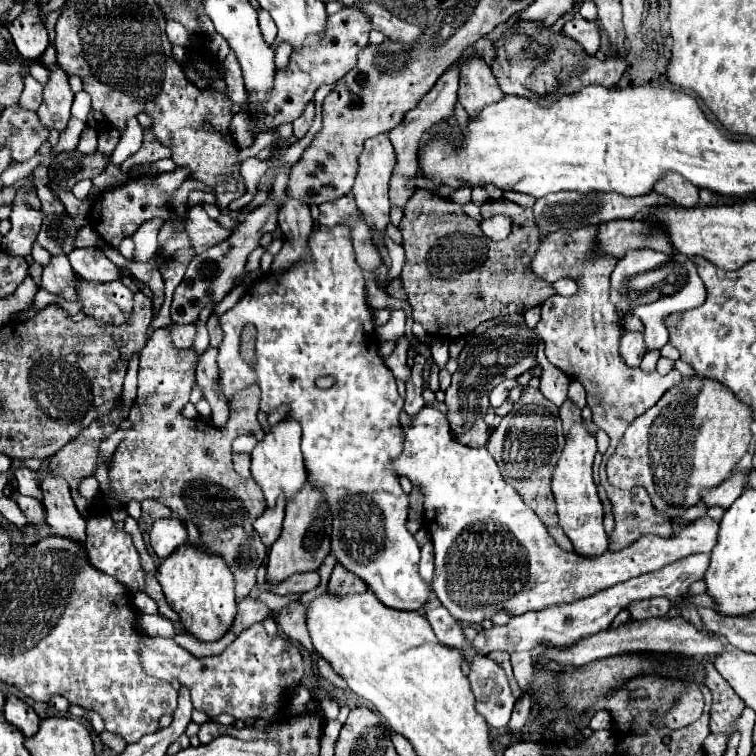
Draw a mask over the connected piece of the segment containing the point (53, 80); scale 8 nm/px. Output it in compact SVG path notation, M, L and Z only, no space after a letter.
M55 67L51 71L49 83L43 87L43 103L37 109L39 121L49 131L59 131L67 127L71 119L71 103L73 103L73 91L69 89L67 75L61 67Z

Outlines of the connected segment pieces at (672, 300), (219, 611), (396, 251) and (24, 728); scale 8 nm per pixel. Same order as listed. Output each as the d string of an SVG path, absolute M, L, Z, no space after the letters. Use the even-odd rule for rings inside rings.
M631 249L625 253L625 257L617 263L615 271L611 273L611 301L619 311L627 311L637 315L645 325L645 343L647 349L661 349L669 341L669 331L665 327L665 317L669 317L675 311L687 311L697 305L705 303L705 285L701 277L697 275L697 265L693 259L681 253L665 255L665 253L653 251L653 249ZM665 267L665 279L657 281L653 287L643 289L635 285L635 277L657 271Z
M187 541L173 555L169 555L167 559L161 561L161 565L157 569L157 581L163 587L167 603L181 615L183 627L189 633L193 633L201 641L215 641L215 639L225 635L225 631L229 629L229 625L233 623L233 617L237 613L237 601L235 601L235 579L233 579L233 573L229 571L229 565L227 565L227 561L221 555L211 555L209 549L205 549L205 545L201 541L197 545Z
M393 243L393 245L387 245L387 249L389 249L389 257L391 257L391 269L389 269L389 277L385 279L385 285L401 275L401 269L405 263L405 249L401 245Z
M7 695L7 703L5 703L5 719L15 725L25 737L31 737L37 733L39 729L39 715L33 711L33 707L29 707L23 699L15 697L15 695Z

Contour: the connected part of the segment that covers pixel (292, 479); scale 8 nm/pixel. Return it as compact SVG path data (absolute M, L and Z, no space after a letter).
M281 421L275 427L271 427L269 433L265 435L265 439L261 443L257 443L257 447L251 451L251 477L261 487L269 507L275 505L279 495L293 497L307 483L303 455L299 449L301 437L301 425L297 425L295 421Z

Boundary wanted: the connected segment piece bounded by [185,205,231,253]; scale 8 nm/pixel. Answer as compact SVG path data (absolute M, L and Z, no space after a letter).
M195 205L189 209L189 221L187 221L187 237L195 253L203 253L205 249L217 245L217 241L223 241L231 235L231 231L217 225L217 221L209 219L201 205Z

